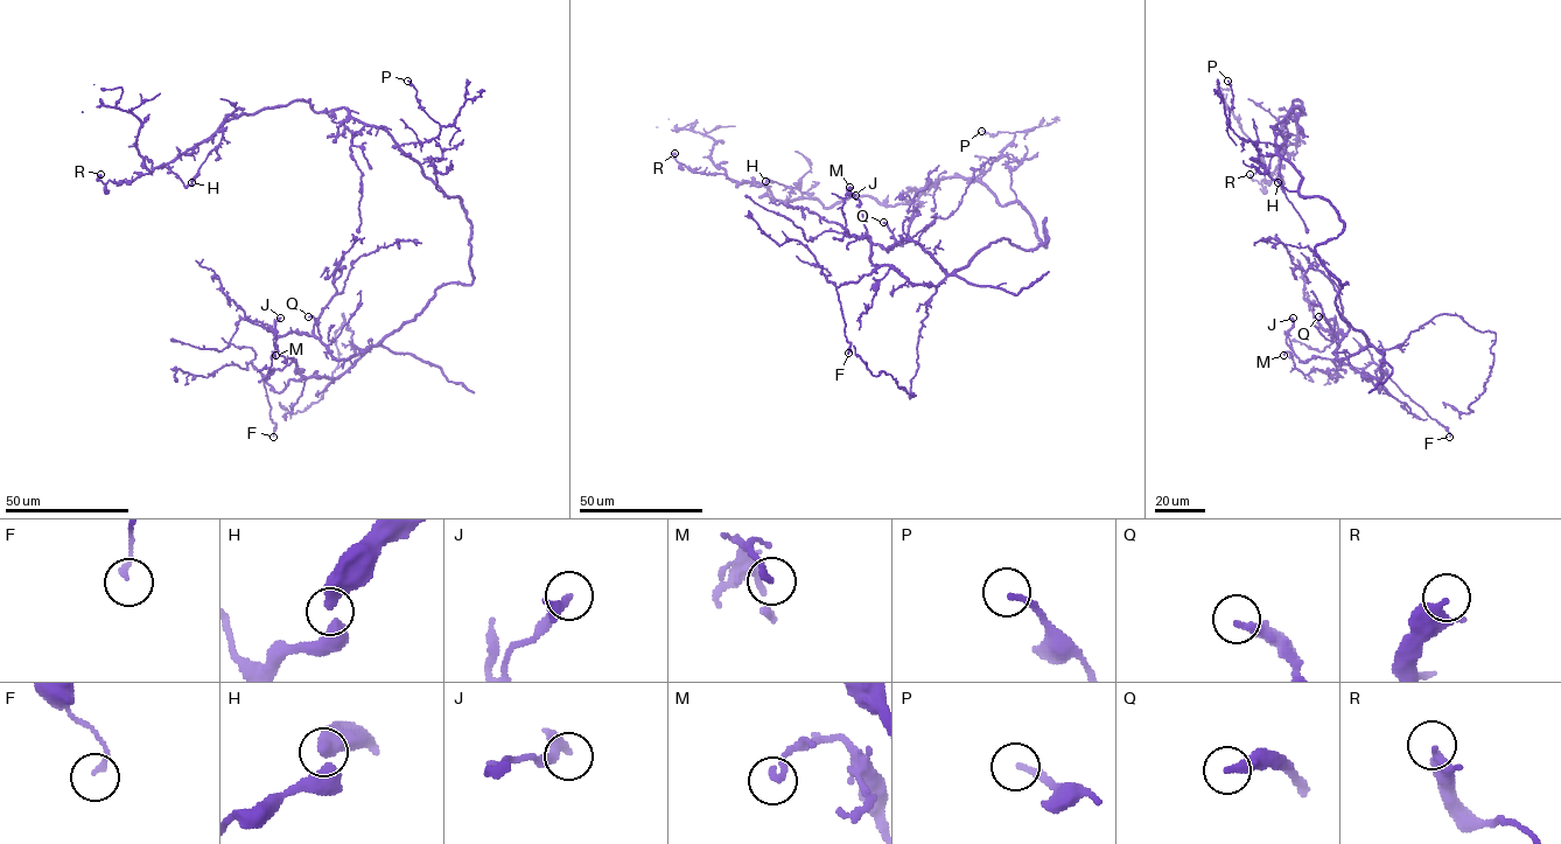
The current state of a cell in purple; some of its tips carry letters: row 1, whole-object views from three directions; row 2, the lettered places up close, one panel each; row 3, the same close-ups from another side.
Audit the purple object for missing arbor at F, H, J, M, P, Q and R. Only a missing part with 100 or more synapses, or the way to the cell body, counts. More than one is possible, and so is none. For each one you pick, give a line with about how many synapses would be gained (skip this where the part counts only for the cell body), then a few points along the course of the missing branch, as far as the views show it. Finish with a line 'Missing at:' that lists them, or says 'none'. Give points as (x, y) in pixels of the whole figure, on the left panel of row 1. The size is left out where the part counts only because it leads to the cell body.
Missing at: none

